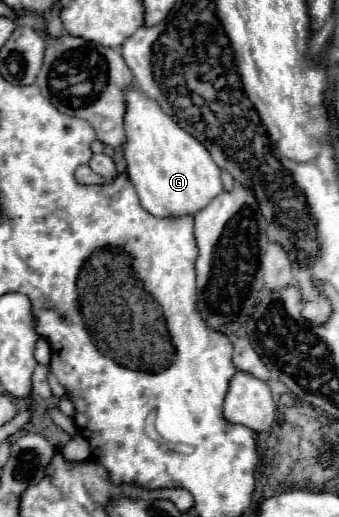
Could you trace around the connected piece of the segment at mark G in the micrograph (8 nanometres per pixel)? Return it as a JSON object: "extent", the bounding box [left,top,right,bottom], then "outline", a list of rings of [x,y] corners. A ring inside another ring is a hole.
{"extent":[124,89,224,219],"outline":[[[128,89],[128,111],[124,117],[126,145],[124,157],[128,163],[128,179],[134,183],[140,205],[162,219],[194,217],[218,193],[224,191],[220,169],[212,161],[208,149],[178,127],[156,101],[142,95],[138,89]]]}

